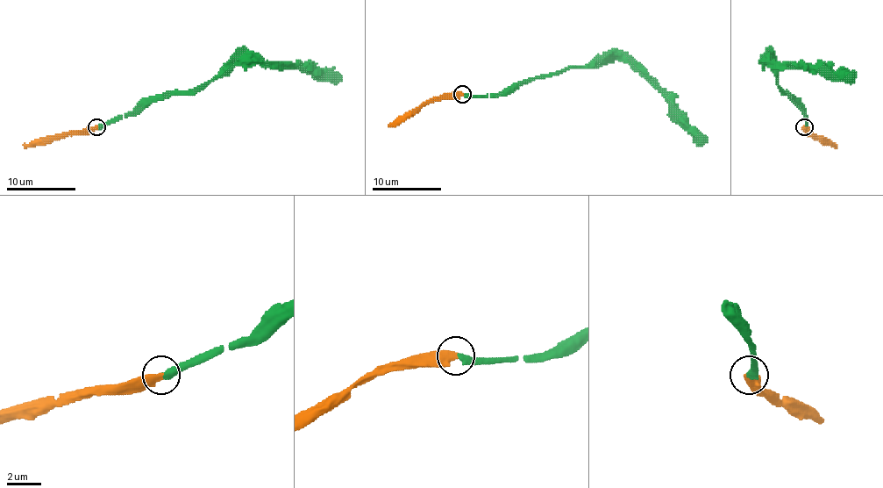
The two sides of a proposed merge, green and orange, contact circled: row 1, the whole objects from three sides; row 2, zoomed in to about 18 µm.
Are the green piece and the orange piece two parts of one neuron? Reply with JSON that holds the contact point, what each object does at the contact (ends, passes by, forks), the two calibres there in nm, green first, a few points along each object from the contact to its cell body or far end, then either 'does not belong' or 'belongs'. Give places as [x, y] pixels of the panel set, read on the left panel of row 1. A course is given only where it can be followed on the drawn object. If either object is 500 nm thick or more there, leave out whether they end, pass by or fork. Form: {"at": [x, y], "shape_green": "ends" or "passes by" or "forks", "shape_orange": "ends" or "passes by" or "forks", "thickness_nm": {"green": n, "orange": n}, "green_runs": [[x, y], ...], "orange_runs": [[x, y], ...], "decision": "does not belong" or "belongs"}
{"at": [96, 127], "shape_green": "ends", "shape_orange": "ends", "thickness_nm": {"green": 360, "orange": 480}, "green_runs": [[97, 127], [172, 95], [192, 93], [236, 65], [310, 65], [338, 81]], "orange_runs": [[97, 127], [69, 131], [23, 145]], "decision": "belongs"}

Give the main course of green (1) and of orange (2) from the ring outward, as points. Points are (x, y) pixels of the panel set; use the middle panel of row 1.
1: (463, 94), (506, 94), (537, 76), (591, 68), (601, 57), (623, 55), (703, 144)
2: (463, 94), (435, 97), (406, 112), (388, 126)

